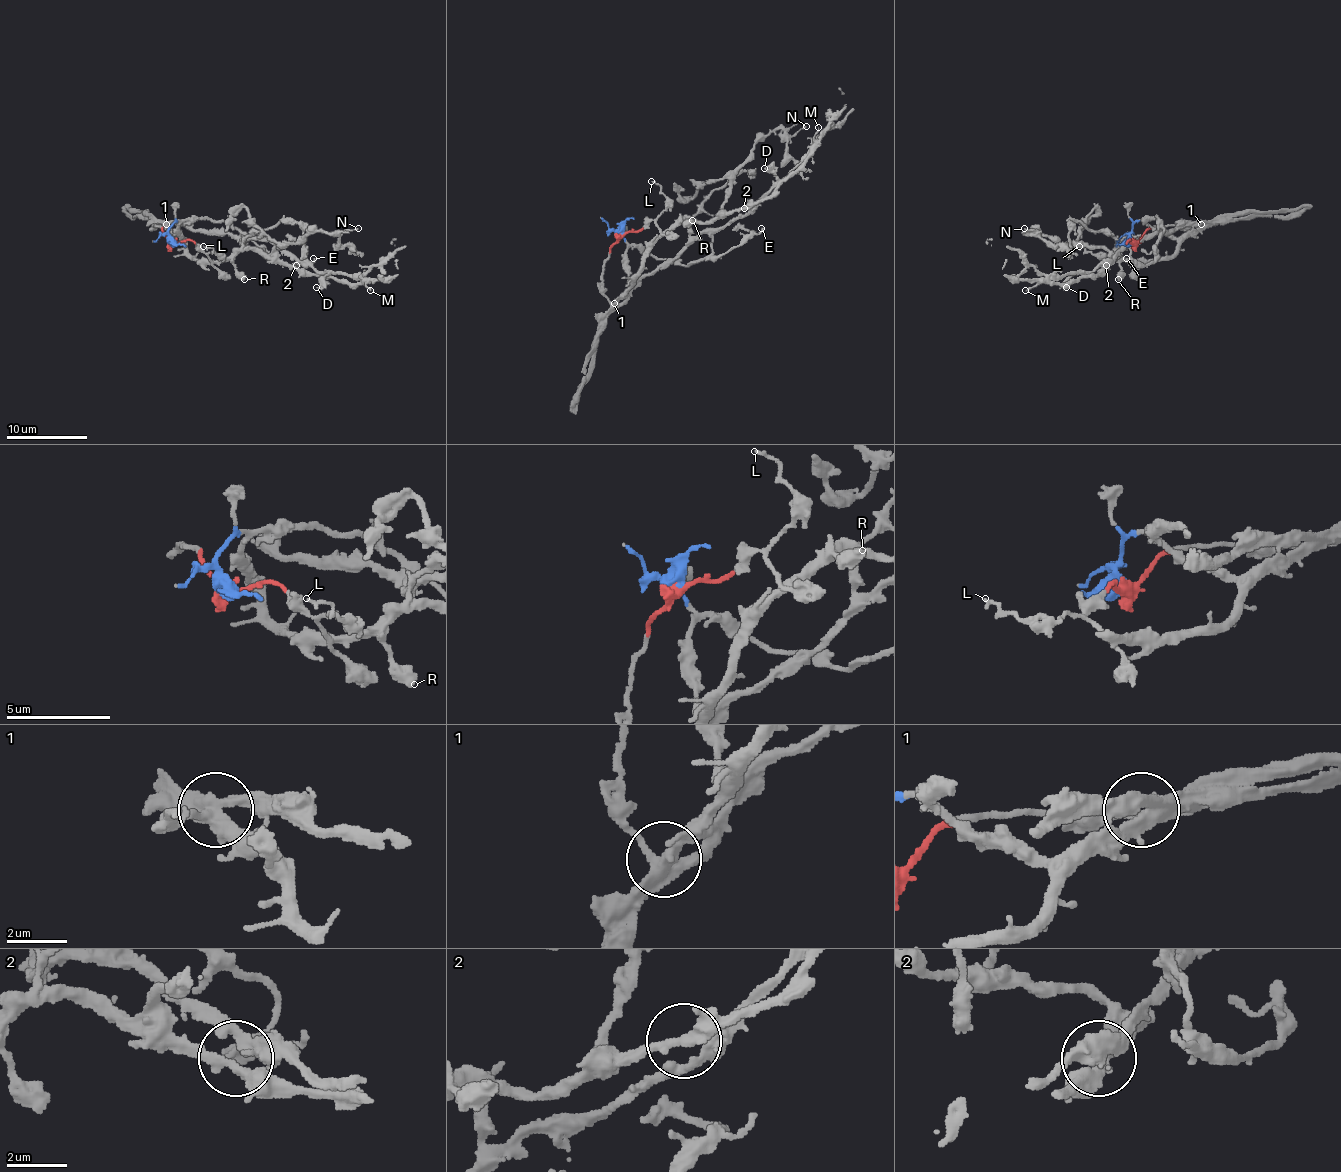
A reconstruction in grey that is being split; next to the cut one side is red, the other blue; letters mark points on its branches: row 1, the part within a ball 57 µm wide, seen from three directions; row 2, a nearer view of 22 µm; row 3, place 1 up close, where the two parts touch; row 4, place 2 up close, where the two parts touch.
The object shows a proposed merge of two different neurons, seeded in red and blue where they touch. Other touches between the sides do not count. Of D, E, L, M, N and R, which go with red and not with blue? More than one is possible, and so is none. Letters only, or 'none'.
D, L

